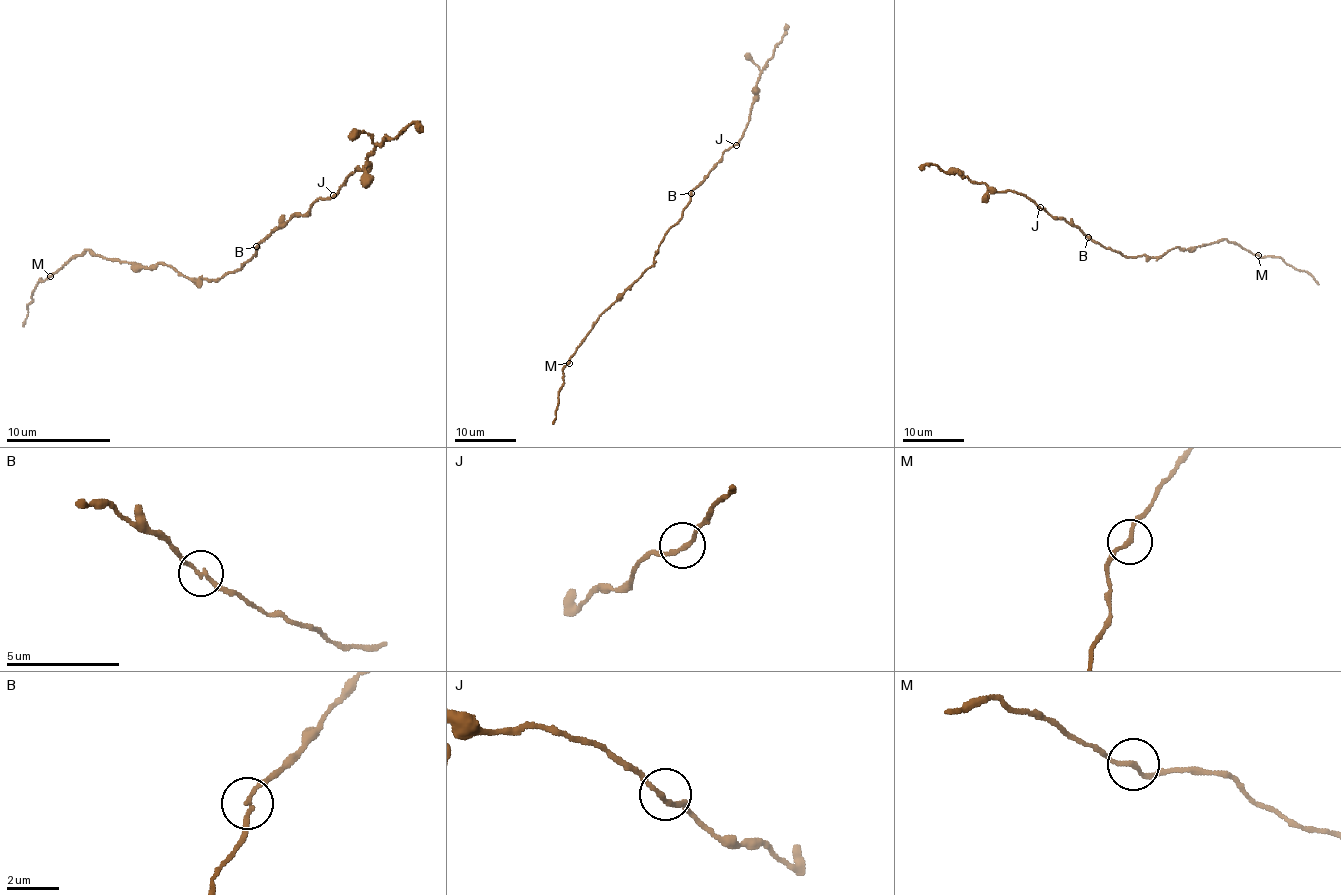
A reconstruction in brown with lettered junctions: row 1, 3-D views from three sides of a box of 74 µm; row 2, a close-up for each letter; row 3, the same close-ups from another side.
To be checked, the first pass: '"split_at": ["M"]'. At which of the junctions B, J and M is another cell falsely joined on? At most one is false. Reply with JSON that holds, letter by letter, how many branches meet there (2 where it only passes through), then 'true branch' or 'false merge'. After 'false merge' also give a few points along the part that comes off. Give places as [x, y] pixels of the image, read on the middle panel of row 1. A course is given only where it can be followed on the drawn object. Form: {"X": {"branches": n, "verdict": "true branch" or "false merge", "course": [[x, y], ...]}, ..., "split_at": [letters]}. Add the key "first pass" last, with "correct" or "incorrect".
{"B": {"branches": 2, "verdict": "true branch"}, "J": {"branches": 2, "verdict": "true branch"}, "M": {"branches": 2, "verdict": "true branch"}, "split_at": [], "first pass": "incorrect"}

